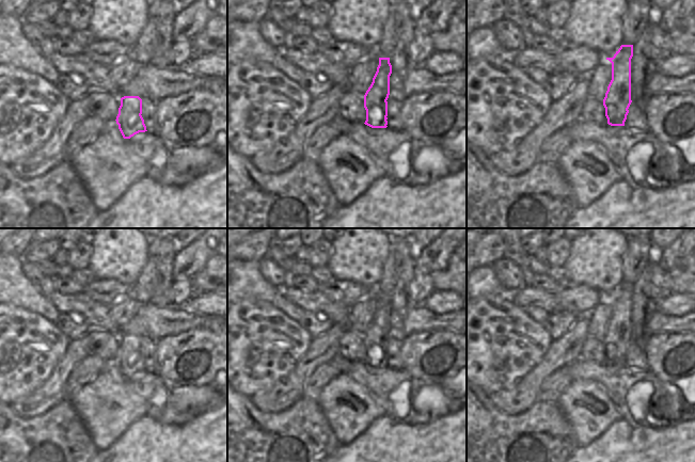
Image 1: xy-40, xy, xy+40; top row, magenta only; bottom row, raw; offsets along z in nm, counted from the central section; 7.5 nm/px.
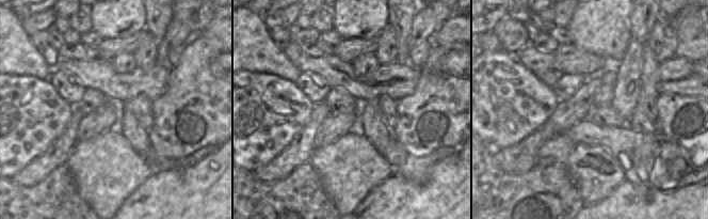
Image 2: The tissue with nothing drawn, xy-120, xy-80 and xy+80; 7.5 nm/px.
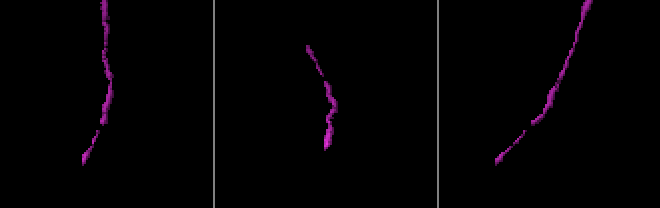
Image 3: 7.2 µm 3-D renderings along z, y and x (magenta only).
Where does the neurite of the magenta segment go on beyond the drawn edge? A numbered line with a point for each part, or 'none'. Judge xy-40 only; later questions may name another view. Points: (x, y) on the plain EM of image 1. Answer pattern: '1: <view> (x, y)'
none

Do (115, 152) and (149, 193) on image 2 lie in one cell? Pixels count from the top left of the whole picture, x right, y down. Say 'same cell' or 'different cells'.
different cells

